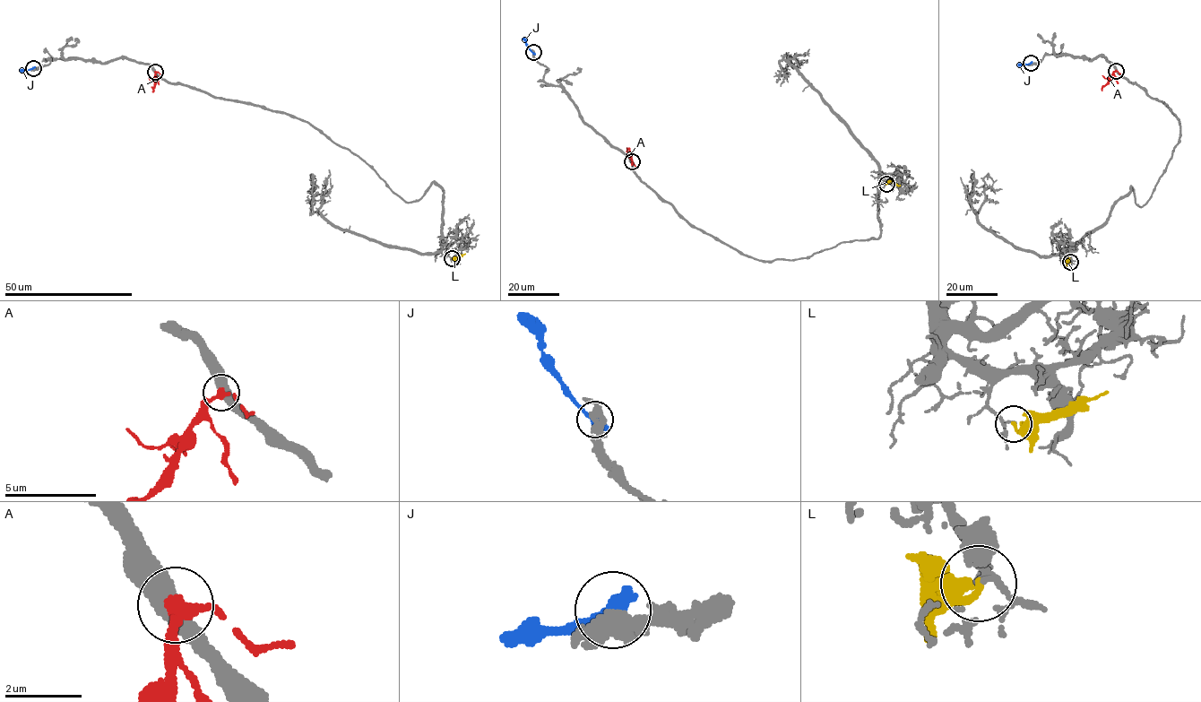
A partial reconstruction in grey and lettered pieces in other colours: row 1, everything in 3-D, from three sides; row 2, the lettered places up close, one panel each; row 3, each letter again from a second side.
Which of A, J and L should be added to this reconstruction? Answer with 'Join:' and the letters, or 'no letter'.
Join: no letter

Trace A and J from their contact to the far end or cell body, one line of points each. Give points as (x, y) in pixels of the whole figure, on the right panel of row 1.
A: (1115, 70), (1102, 90)
J: (1031, 63), (1018, 65)

